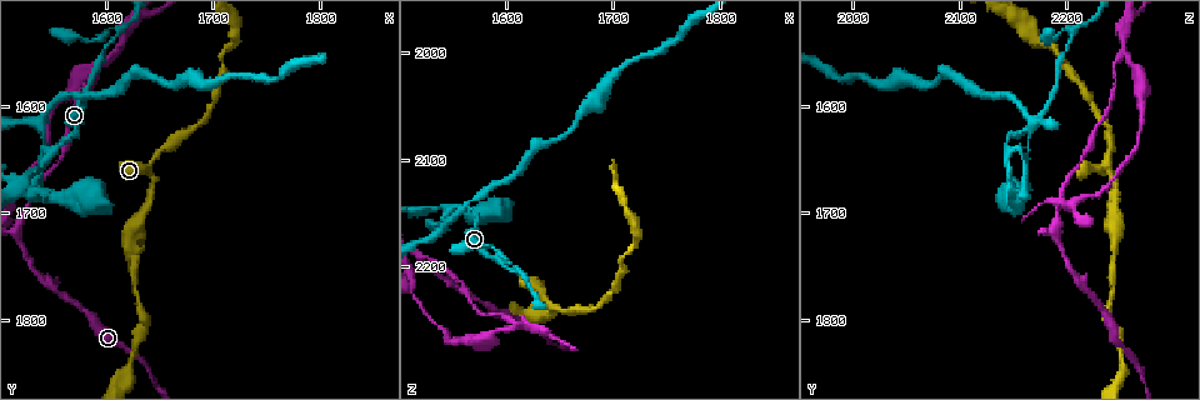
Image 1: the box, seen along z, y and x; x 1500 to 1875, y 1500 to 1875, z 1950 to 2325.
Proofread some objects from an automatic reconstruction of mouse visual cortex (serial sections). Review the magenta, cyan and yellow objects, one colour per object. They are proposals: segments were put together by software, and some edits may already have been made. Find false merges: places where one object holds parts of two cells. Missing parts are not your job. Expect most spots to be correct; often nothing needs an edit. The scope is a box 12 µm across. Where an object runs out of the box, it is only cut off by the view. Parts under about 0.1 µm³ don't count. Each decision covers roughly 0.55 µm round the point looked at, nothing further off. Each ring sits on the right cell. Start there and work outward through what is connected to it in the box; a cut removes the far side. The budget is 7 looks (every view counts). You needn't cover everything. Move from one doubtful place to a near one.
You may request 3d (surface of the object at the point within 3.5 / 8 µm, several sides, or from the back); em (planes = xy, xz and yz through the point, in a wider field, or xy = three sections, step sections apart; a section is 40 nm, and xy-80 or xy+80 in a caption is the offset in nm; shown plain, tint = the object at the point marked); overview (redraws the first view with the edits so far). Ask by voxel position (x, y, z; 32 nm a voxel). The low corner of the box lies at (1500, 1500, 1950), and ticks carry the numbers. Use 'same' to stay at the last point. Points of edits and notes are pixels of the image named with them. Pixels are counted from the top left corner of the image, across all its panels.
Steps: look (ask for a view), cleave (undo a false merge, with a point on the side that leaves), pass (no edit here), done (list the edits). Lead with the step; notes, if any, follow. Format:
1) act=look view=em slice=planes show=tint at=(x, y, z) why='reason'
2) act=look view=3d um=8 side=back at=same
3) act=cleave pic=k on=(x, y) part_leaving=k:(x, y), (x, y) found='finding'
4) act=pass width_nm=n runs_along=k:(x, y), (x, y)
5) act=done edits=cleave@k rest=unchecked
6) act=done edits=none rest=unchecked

act=look view=3d um=3.5 at=(1610, 1532, 2204) why='arms part here'

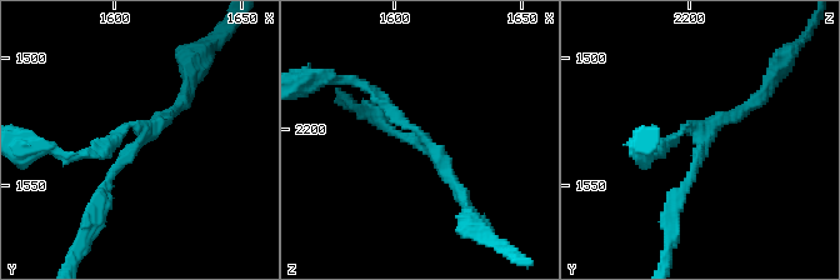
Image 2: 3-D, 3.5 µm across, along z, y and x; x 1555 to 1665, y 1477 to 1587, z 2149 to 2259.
act=look view=em slice=xy step=5 show=tint at=(1612, 1532, 2206) arms=3 arm_widths_nm=150,150,150 why='shape alone is not enough'

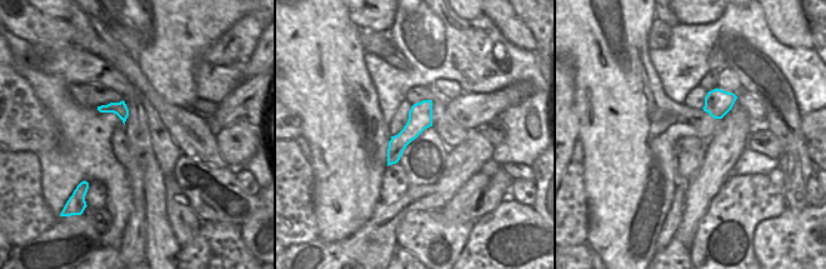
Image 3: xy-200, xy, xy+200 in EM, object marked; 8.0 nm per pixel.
act=pass runs_along=3:(429, 103), (390, 160) found='one cell here'

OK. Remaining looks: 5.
act=look view=3d um=8 at=(1552, 1640, 2146) why='branch point'

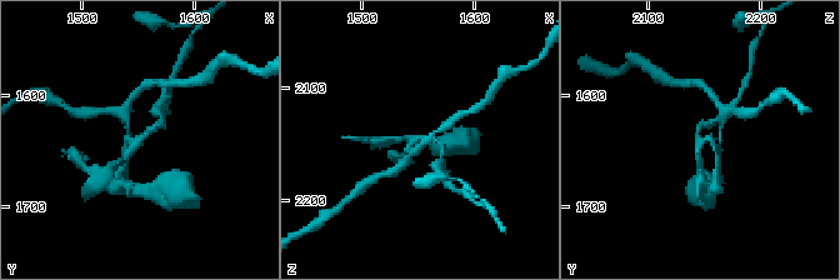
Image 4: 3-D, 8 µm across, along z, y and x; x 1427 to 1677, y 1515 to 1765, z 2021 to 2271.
act=look view=3d um=3.5 side=back at=(1550, 1642, 2148)

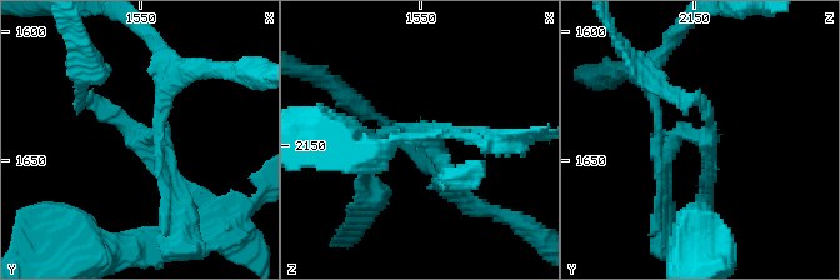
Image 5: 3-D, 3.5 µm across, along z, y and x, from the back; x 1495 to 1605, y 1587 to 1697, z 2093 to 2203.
act=look view=em slice=xy step=2 show=tint at=(1549, 1642, 2147) why='shape alone is not enough'

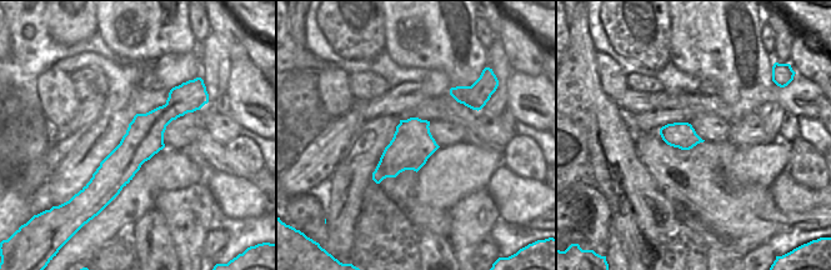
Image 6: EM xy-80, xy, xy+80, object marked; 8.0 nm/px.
act=cleave pic=5 on=(169, 95) width_nm=340 part_leaving=5:(158, 131), (170, 70), (146, 35) found='two cells meet here'

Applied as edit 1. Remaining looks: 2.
act=done edits=cleave@5 rest=unchecked

